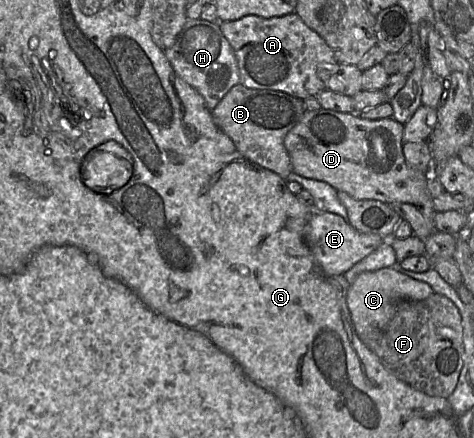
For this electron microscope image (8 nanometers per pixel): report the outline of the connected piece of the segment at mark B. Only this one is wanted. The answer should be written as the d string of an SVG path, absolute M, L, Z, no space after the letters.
M240 83L234 86L211 111L213 122L234 143L237 150L248 160L269 169L283 179L293 171L290 156L284 145L286 134L298 123L304 114L303 100L281 91L249 89Z

